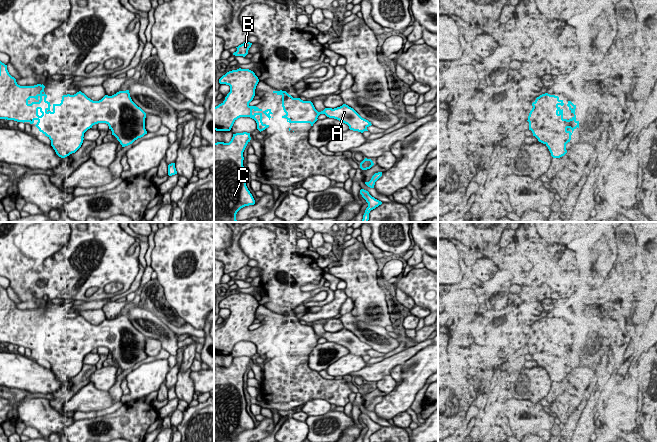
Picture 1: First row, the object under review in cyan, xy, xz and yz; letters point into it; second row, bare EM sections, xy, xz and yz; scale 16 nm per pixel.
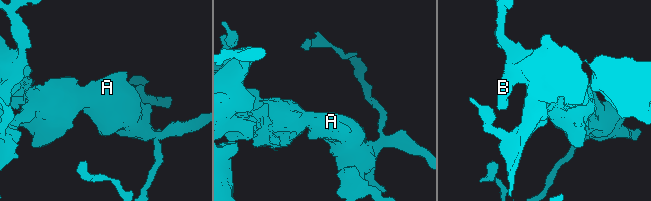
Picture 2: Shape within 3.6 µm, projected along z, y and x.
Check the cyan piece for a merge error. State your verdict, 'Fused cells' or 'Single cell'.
Single cell

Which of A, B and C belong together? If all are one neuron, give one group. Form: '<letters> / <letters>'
A B C

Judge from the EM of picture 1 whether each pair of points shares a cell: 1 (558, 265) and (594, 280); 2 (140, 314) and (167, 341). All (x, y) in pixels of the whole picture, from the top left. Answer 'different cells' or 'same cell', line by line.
1: same cell
2: same cell

